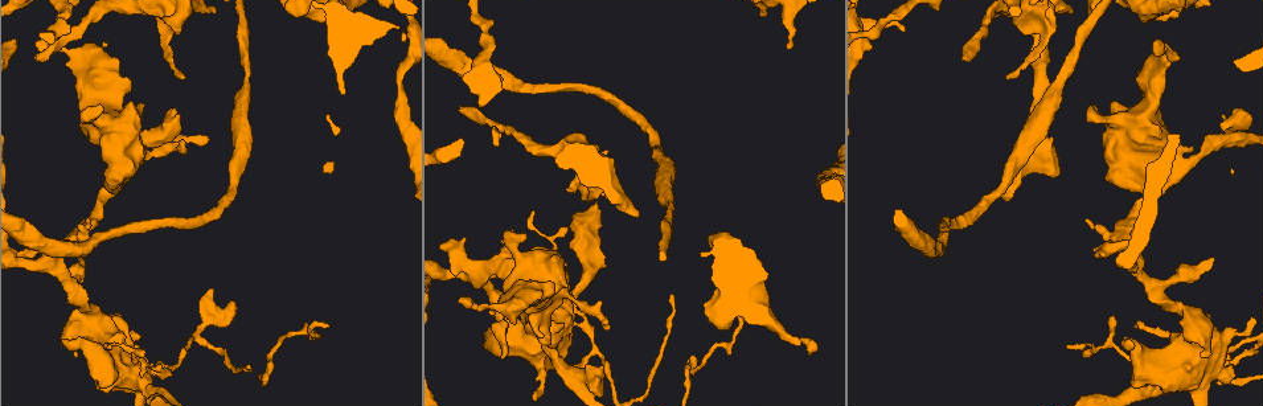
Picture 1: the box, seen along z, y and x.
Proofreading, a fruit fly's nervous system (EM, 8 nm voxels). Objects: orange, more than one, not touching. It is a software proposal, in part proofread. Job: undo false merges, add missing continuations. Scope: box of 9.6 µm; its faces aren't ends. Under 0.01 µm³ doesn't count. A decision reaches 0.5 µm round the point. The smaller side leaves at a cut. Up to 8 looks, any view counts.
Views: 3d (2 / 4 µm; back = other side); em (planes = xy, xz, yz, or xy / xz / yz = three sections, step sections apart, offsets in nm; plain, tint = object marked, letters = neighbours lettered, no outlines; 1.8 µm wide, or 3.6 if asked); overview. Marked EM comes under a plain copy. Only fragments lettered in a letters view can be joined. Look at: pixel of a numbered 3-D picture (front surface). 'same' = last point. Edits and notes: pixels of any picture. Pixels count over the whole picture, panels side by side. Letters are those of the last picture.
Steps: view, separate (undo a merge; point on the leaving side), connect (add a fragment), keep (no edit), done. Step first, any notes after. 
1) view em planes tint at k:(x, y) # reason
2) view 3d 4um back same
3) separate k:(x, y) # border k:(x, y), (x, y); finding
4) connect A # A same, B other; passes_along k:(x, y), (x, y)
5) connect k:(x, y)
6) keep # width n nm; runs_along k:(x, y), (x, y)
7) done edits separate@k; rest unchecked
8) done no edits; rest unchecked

view em xy step 4 letters at 1:(787, 47) # branch stops here

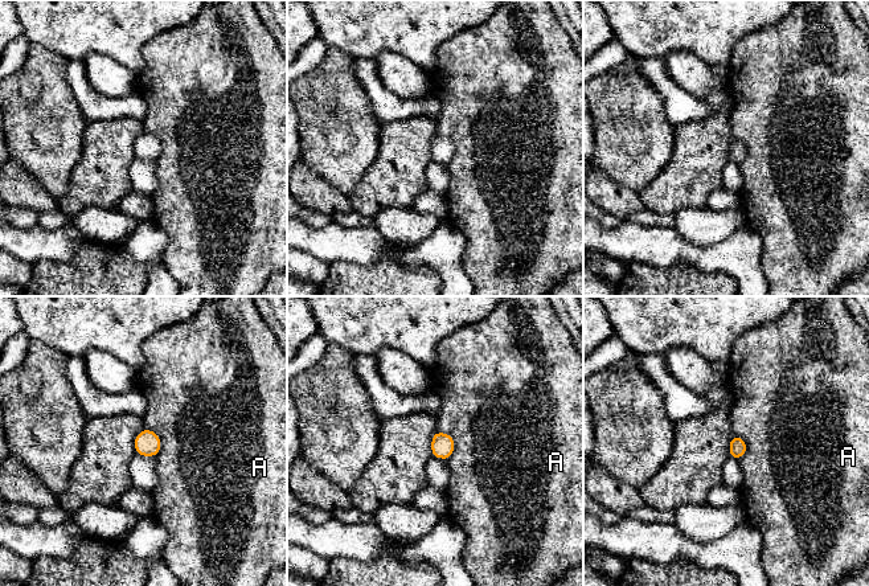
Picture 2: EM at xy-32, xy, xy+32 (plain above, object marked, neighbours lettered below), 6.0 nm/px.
keep # longest_contact A 200 nm; A other; no lettered fragment goes on from it

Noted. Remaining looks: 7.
view em planes tint at 1:(962, 58) # end of a long branch

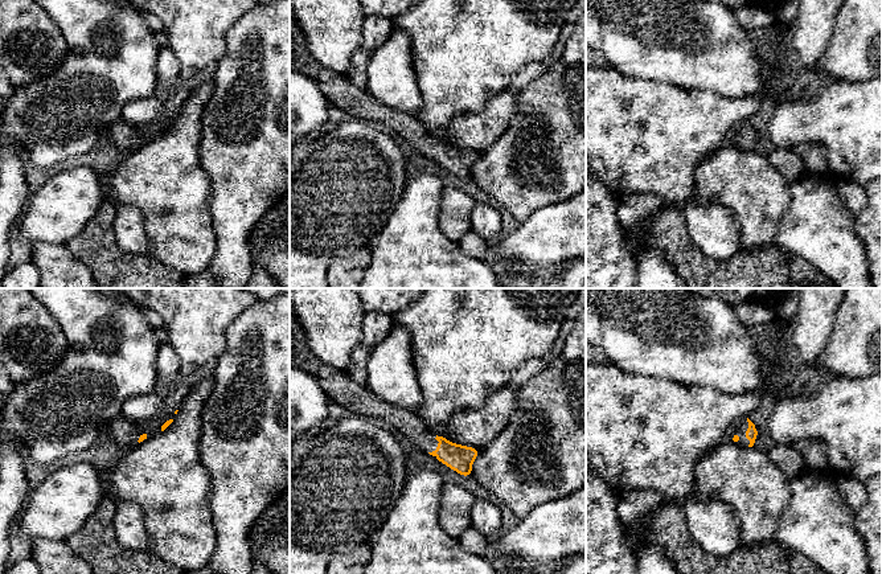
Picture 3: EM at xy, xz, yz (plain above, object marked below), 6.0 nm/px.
view em planes letters same

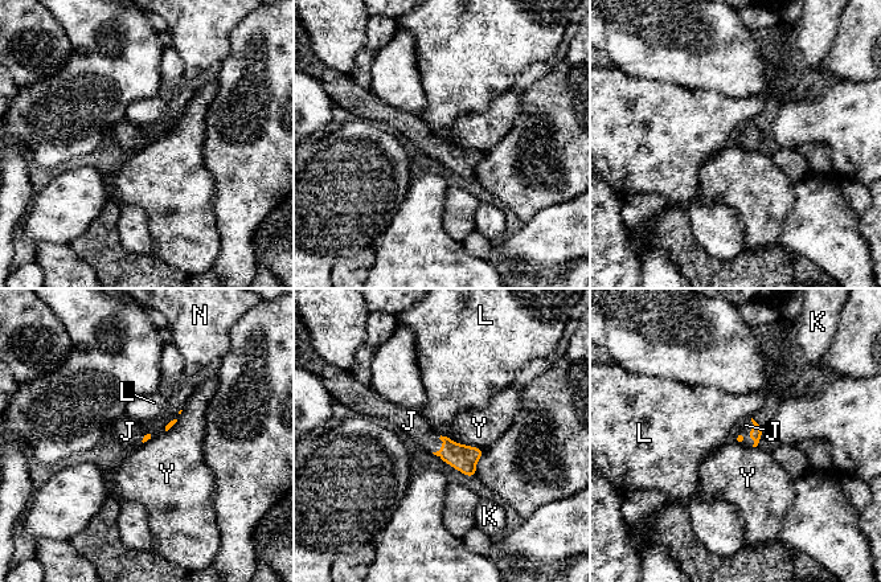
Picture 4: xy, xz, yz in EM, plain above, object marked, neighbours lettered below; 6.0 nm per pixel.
connect J # J same, K other, L other, N other, Y other; passes_along 4:(755, 431), (750, 433), (745, 425); the neuron continues

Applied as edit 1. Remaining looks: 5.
view overview

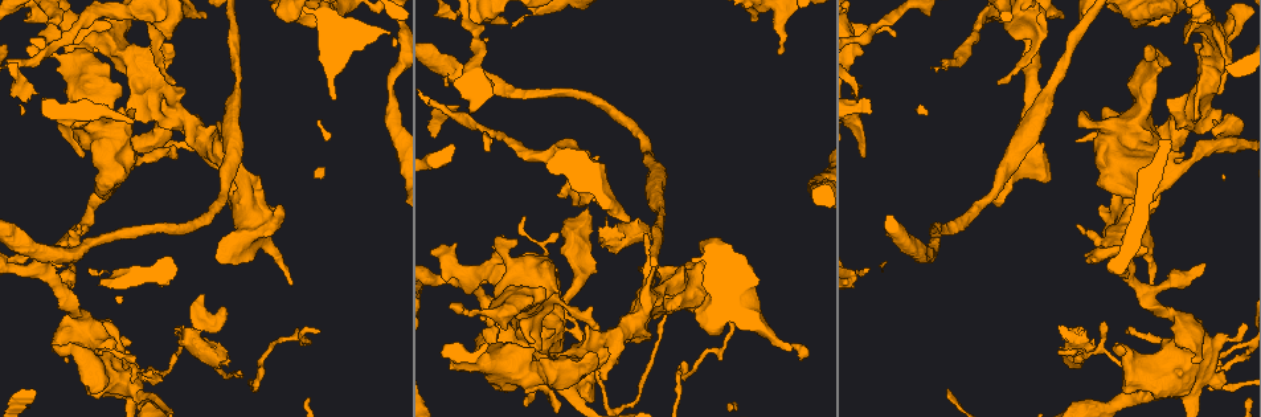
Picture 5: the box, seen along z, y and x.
view 3d 4um back at 5:(157, 49) # sudden change in width

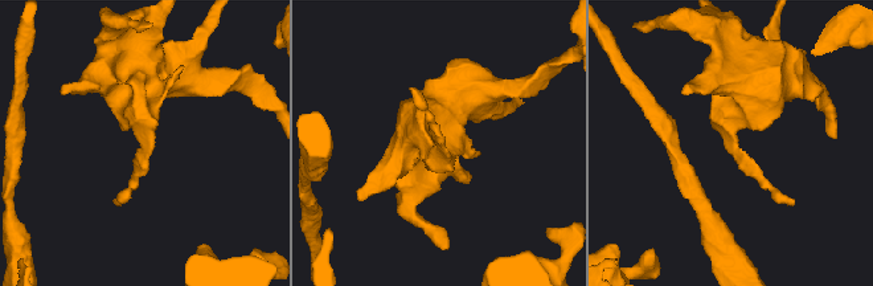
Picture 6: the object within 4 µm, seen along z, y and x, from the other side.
view em 3.6um xz step 8 tint at 6:(443, 146)

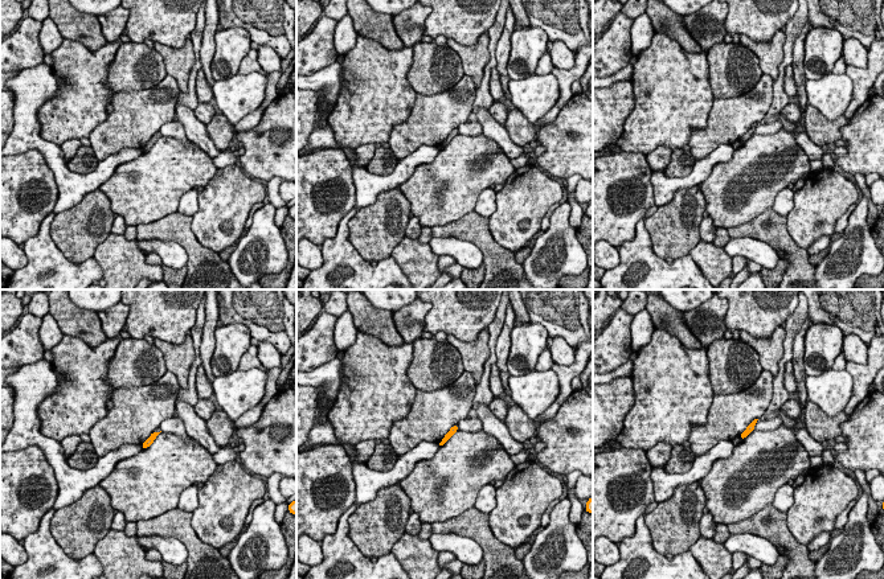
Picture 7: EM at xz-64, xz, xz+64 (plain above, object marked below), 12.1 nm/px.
view em 3.6um xy step 16 letters same

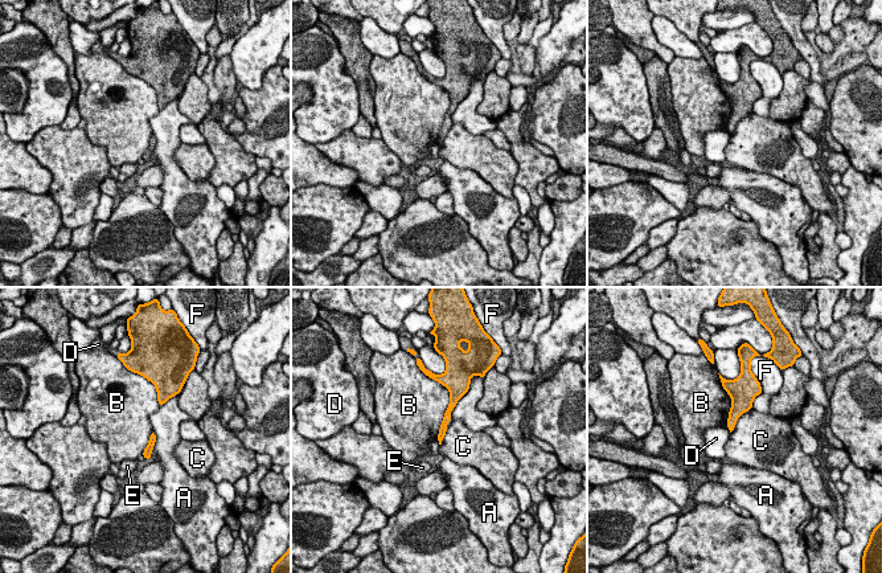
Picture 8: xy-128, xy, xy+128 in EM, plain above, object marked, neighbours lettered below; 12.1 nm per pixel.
keep # A other, B other, C other, D other, E other, F other; runs_along 8:(452, 398), (440, 440); all the same neuron

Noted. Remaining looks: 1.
done edits connect@4; rest unchecked

